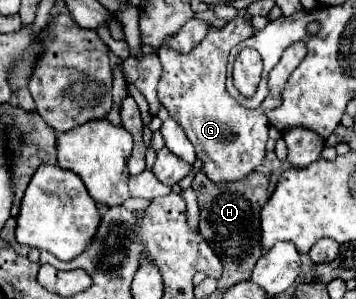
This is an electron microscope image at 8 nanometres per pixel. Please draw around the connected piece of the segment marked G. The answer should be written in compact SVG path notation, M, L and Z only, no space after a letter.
M235 17L223 29L211 27L203 41L187 55L179 55L171 49L159 49L163 65L163 75L157 87L159 101L169 109L171 117L183 125L197 157L203 161L203 173L215 183L247 177L263 163L265 157L265 143L269 139L265 113L243 109L225 89L229 51L251 35L249 19L245 21L243 17Z

